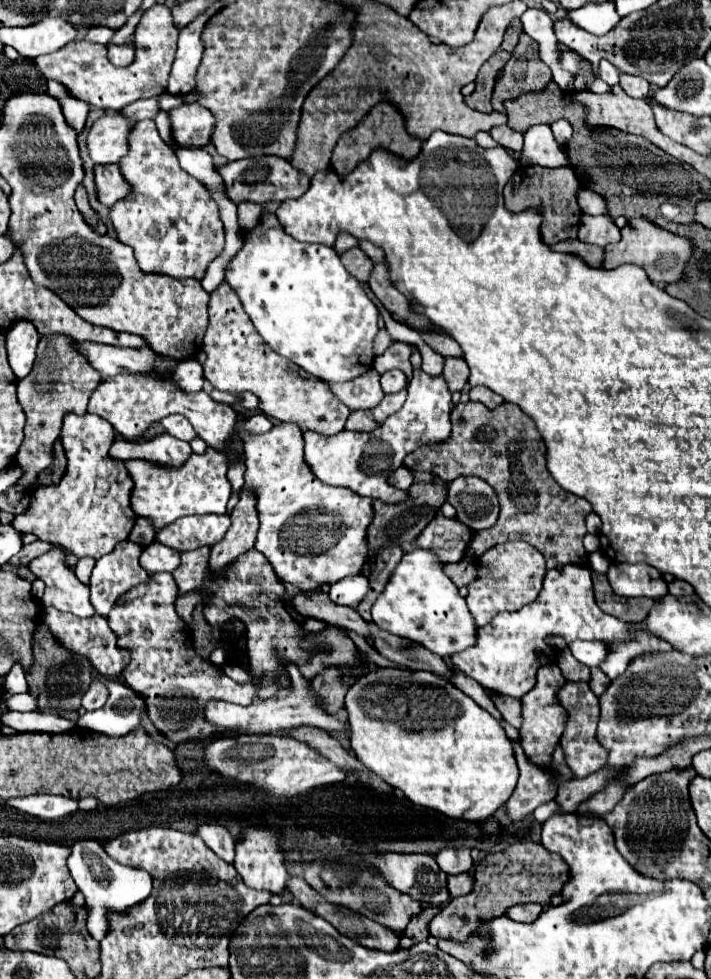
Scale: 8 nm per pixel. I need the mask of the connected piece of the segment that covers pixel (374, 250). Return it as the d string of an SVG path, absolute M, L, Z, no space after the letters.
M360 241L359 247L360 249L363 249L363 251L373 259L373 261L377 261L377 263L381 263L381 261L383 261L383 251L381 251L379 247L375 247L371 241Z

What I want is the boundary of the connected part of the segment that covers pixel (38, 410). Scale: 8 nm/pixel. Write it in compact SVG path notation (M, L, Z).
M63 335L41 337L37 347L37 359L31 373L17 383L17 397L27 415L25 439L17 453L17 463L23 467L23 475L17 481L17 487L23 491L35 491L39 487L39 473L47 471L53 463L53 443L61 433L63 417L67 413L85 415L89 395L103 381L103 377L93 371L93 367L73 351L73 341Z

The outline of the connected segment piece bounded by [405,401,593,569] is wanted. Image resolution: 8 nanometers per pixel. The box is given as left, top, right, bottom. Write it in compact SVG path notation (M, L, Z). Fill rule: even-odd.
M475 401L465 405L459 403L451 411L451 423L453 431L445 445L415 449L405 457L405 467L413 471L433 471L445 481L453 481L459 475L475 475L493 487L501 505L499 519L493 527L477 531L471 553L481 555L503 541L523 539L537 547L547 561L547 569L565 563L585 565L587 551L583 547L583 537L587 533L585 517L593 511L591 503L563 491L549 475L545 467L545 445L535 423L513 403L487 409L483 403Z

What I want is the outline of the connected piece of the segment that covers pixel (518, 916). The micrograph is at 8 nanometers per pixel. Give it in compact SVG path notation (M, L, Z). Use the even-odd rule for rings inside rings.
M523 903L523 905L515 905L515 907L509 907L507 909L507 917L513 919L513 921L521 921L521 923L531 923L539 917L539 913L543 911L543 907L539 907L537 903Z

